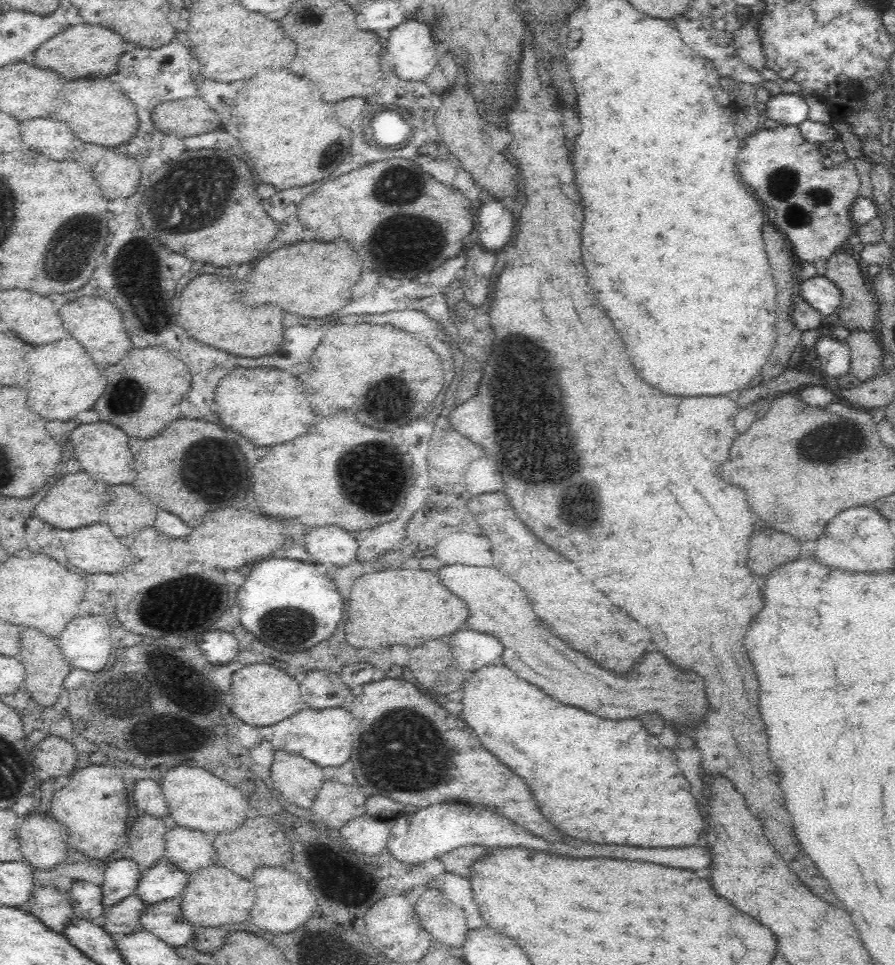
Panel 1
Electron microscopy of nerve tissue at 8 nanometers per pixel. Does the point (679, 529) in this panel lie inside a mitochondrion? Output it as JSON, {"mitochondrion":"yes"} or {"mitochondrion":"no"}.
{"mitochondrion":"no"}

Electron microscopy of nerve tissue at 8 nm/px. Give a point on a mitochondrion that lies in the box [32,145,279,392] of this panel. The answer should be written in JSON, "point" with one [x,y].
{"point":[190,212]}

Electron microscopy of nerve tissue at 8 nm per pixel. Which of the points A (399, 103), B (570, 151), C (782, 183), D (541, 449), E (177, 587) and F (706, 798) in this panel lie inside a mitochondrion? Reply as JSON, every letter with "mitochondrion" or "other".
{"A":"other","B":"other","C":"mitochondrion","D":"mitochondrion","E":"mitochondrion","F":"other"}

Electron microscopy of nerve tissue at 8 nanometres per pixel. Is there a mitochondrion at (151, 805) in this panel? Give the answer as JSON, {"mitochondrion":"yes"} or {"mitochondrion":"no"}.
{"mitochondrion":"no"}

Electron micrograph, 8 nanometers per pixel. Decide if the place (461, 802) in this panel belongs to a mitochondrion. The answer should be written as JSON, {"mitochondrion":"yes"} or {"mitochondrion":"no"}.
{"mitochondrion":"no"}

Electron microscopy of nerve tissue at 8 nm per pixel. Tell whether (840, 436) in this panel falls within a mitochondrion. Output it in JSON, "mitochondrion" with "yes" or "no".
{"mitochondrion":"yes"}

